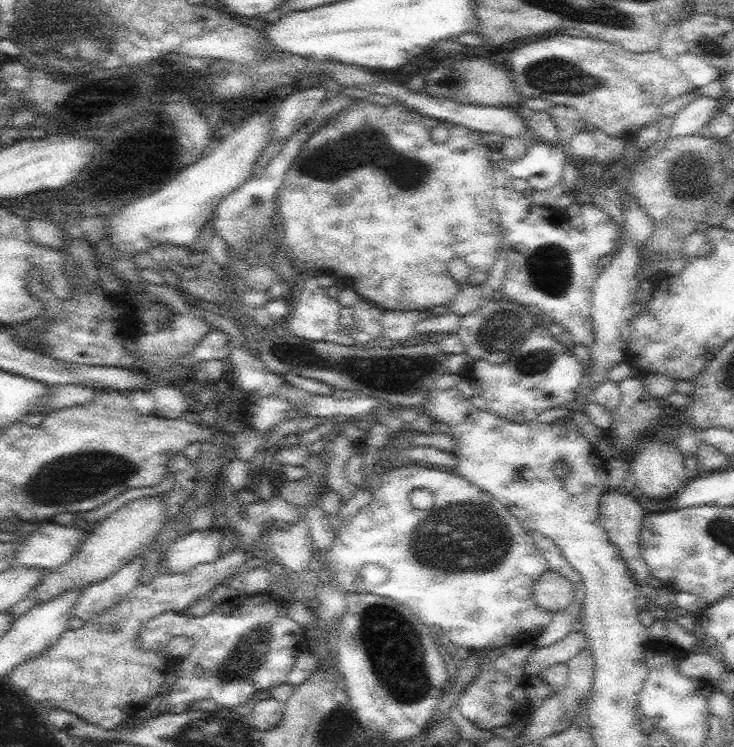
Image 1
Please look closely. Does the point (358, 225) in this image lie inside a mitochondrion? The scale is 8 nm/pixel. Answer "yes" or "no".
no

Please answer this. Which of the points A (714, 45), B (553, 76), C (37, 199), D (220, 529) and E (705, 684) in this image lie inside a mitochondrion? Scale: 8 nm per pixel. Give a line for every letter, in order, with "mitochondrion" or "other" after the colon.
A: mitochondrion
B: mitochondrion
C: other
D: other
E: other

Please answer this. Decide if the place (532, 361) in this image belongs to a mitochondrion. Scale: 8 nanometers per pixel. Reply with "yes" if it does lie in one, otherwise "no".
yes

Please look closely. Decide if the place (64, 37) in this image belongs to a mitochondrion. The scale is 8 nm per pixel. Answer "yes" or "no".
yes

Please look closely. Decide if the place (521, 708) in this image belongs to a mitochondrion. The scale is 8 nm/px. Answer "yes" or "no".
yes

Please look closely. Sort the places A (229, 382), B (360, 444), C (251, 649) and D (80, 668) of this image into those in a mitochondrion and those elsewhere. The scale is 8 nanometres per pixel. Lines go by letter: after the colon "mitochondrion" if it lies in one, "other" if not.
A: other
B: other
C: mitochondrion
D: other

